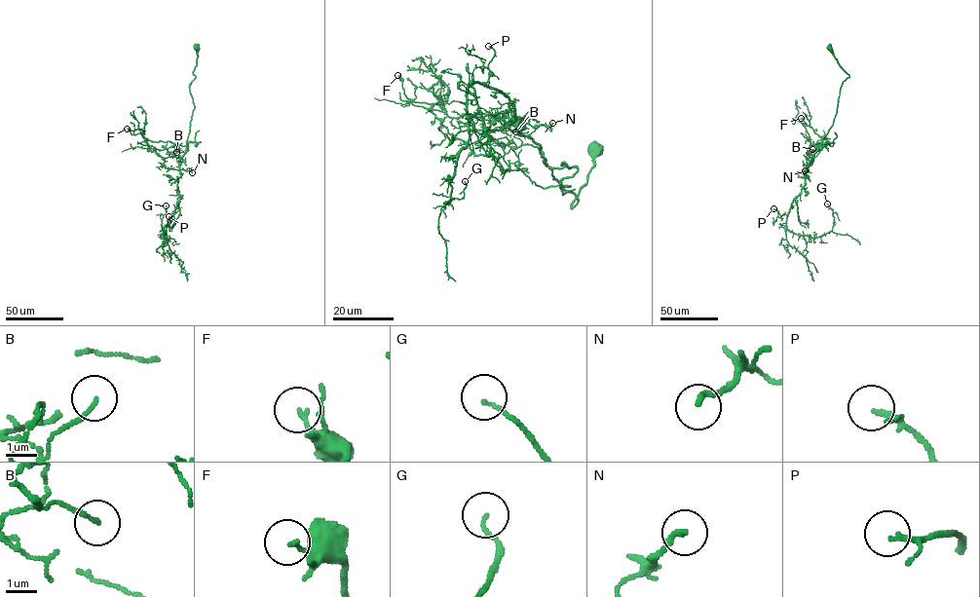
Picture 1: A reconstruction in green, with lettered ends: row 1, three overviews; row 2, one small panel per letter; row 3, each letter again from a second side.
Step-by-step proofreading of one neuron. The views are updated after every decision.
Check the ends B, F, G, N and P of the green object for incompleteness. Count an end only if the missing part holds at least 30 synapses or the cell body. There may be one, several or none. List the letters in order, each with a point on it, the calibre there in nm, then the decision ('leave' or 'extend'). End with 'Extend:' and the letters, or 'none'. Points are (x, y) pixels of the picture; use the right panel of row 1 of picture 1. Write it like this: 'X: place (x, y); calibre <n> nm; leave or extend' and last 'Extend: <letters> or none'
B: place (812, 149); calibre 120 nm; leave
F: place (801, 118); calibre 140 nm; leave
G: place (827, 204); calibre 100 nm; leave
N: place (805, 170); calibre 200 nm; leave
P: place (773, 208); calibre 120 nm; leave
Extend: none

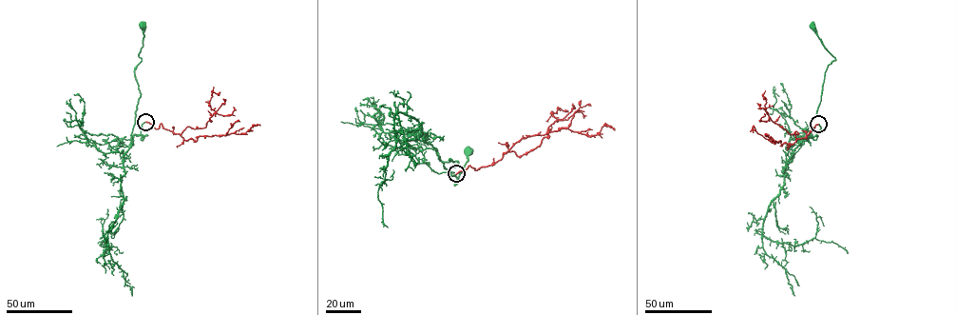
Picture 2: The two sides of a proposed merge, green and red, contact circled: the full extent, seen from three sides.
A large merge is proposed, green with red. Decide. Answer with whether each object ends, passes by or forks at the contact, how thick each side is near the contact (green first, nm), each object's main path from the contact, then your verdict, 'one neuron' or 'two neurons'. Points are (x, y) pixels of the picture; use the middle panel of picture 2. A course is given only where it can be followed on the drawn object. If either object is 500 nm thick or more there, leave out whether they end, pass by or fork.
green ends there; red ends there; 300 nm thick on the green side, 360 nm on the other; green runs (456, 174), (449, 177), (448, 170), (458, 163), (441, 161), (437, 152), (458, 179), (454, 185), (468, 150); red runs (456, 173), (469, 166), (476, 170), (492, 165), (526, 136), (564, 128), (591, 136), (605, 125), (614, 129); one neuron

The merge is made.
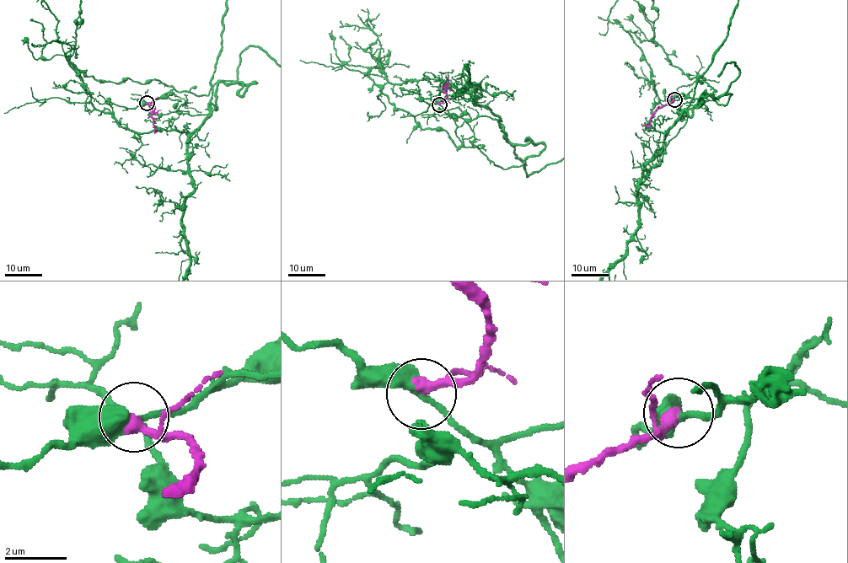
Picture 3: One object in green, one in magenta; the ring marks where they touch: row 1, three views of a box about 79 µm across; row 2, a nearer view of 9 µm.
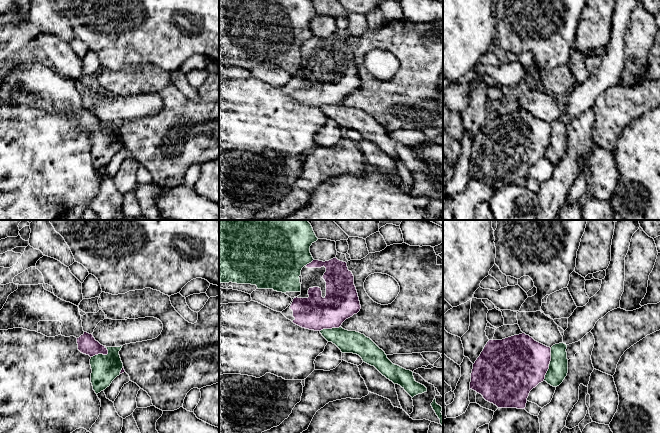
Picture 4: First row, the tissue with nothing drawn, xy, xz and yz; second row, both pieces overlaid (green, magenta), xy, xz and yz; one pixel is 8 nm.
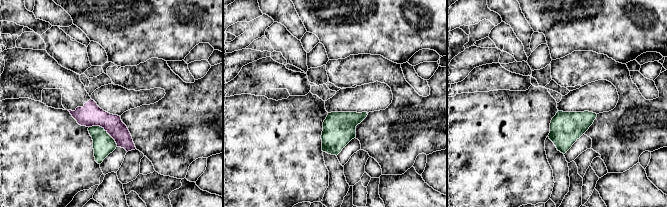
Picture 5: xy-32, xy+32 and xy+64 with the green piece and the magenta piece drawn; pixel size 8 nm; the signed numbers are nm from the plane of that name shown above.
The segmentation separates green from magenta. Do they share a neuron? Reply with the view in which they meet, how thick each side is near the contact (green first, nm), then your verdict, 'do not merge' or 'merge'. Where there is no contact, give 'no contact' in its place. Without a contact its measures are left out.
yz | 160/460 nm | do not merge

